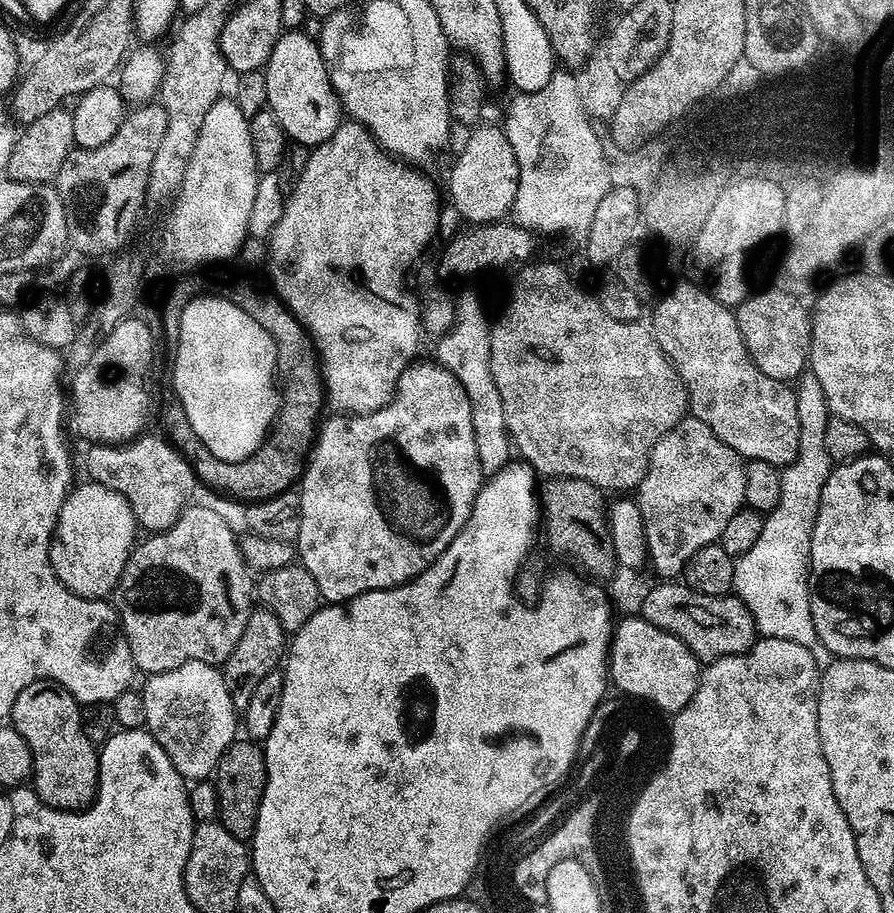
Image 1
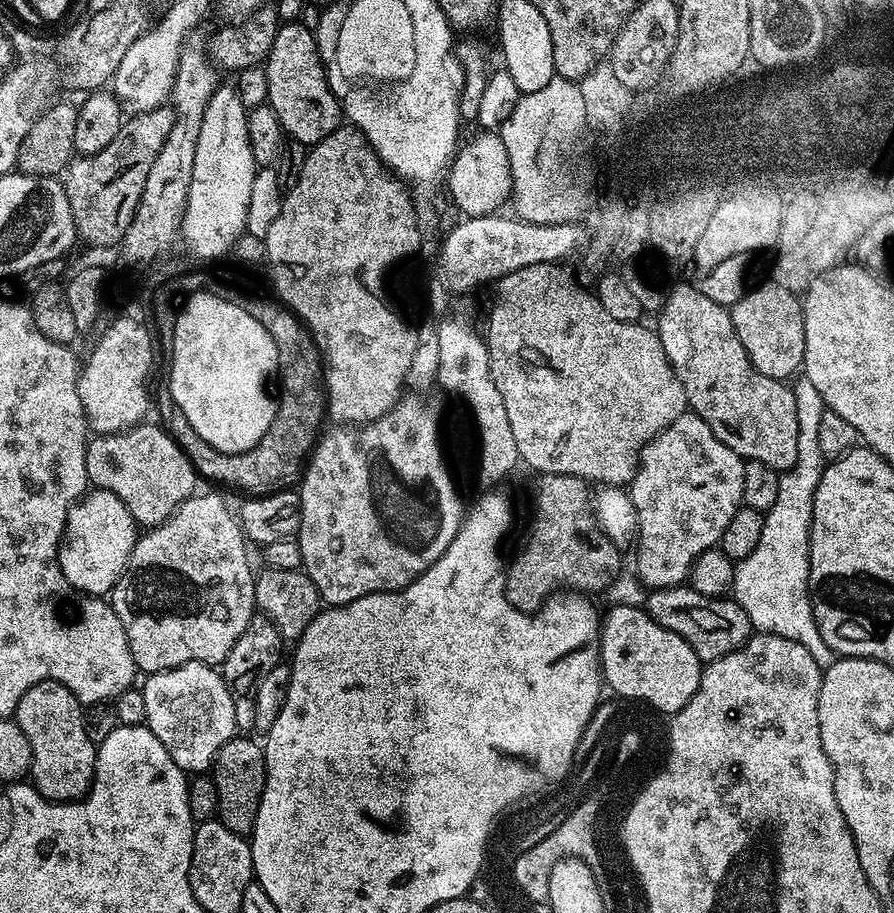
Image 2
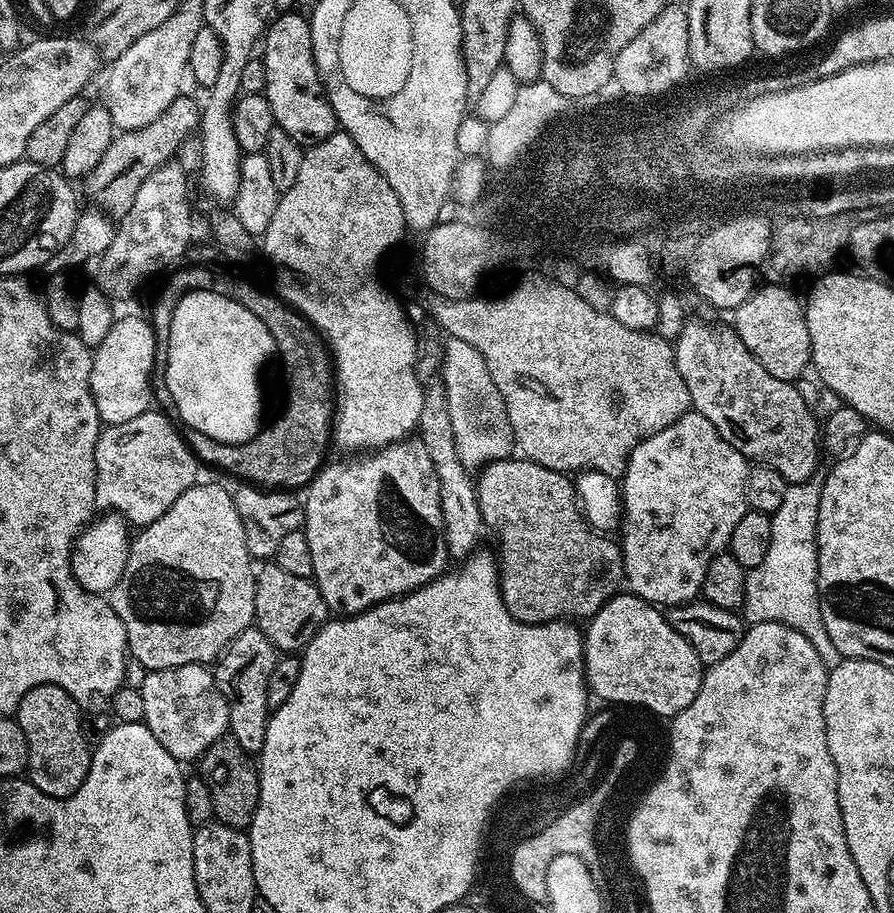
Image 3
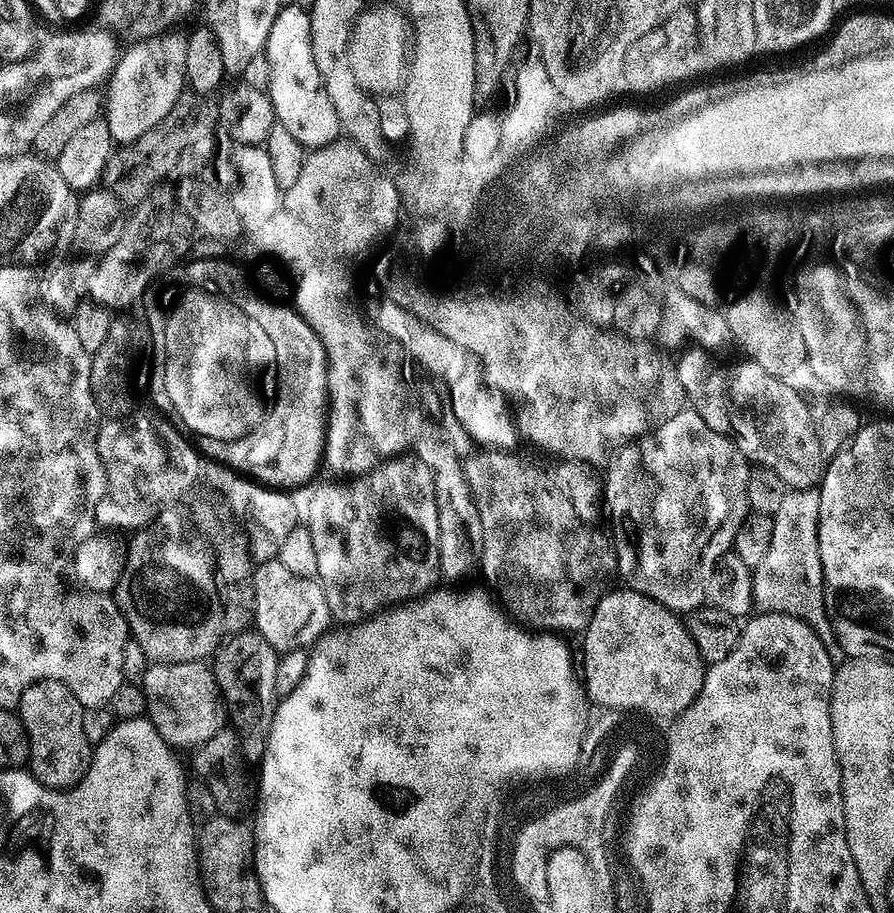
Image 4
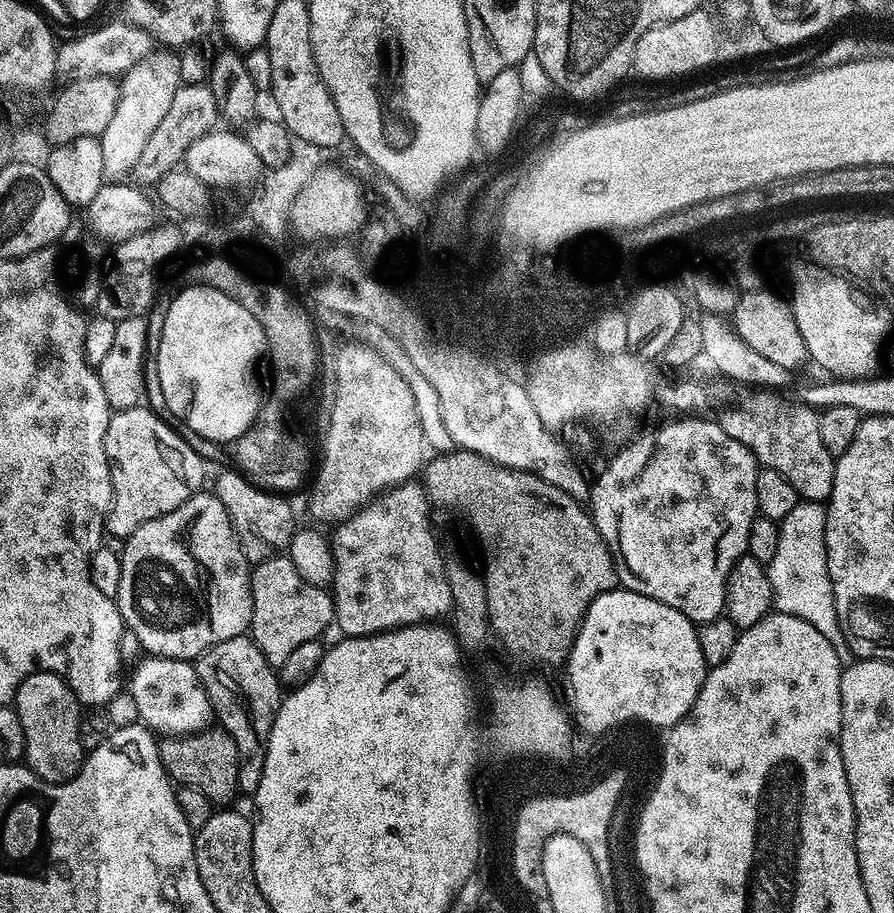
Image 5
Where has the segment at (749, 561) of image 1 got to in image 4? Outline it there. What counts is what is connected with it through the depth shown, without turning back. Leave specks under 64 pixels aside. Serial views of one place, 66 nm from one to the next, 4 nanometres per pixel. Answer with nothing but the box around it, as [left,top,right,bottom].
[754,490,846,665]

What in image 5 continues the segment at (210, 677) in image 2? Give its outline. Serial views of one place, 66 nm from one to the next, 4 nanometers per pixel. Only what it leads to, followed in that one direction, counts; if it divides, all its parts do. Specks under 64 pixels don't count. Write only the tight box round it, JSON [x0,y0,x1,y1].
[128,656,213,737]

